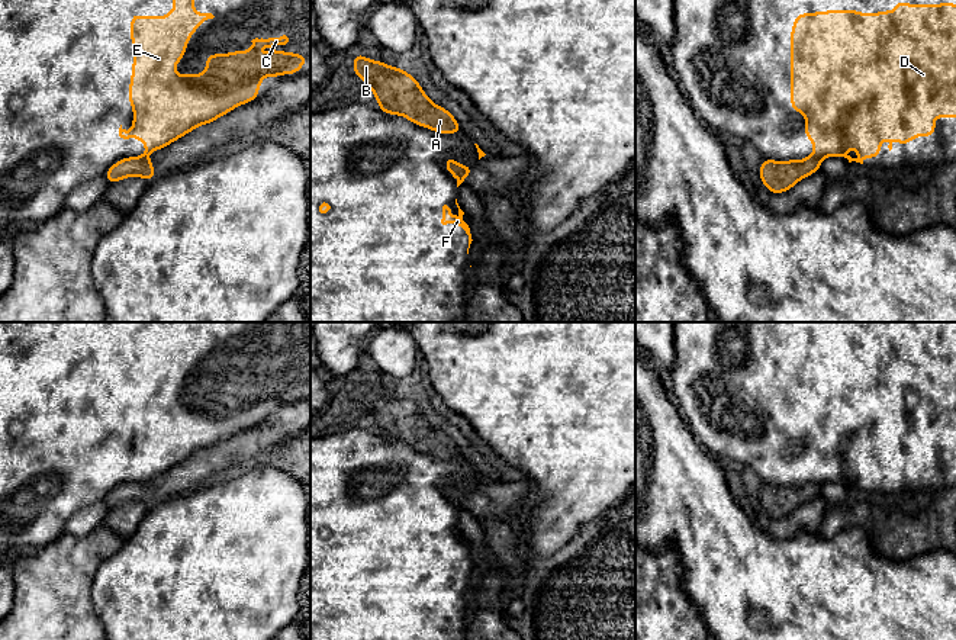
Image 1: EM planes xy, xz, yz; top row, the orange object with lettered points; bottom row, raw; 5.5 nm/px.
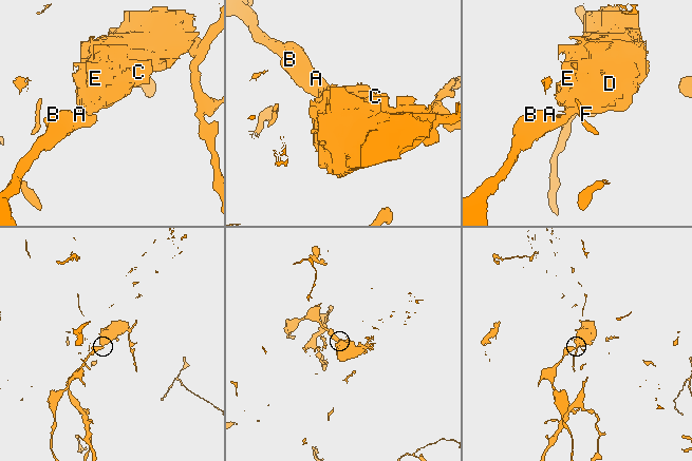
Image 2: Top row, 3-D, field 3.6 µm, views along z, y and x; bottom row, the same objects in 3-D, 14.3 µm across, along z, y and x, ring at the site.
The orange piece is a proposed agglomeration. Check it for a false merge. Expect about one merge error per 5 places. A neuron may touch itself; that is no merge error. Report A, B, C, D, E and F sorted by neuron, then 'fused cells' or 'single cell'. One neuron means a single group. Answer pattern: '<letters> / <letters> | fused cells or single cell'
A B / C D E F | fused cells

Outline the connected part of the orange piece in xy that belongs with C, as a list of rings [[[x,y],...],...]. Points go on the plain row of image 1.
[[[173,322],[176,331],[167,341],[131,340],[131,367],[133,372],[132,405],[128,424],[133,435],[132,456],[119,453],[123,464],[136,463],[144,467],[147,476],[135,483],[147,483],[157,475],[168,472],[200,450],[212,450],[218,443],[235,432],[254,427],[258,422],[264,402],[299,399],[300,392],[308,389],[308,379],[268,377],[258,380],[261,372],[286,370],[289,363],[252,364],[252,370],[228,379],[207,379],[203,399],[173,399],[178,386],[184,383],[190,361],[212,338],[196,338],[194,322]]]

